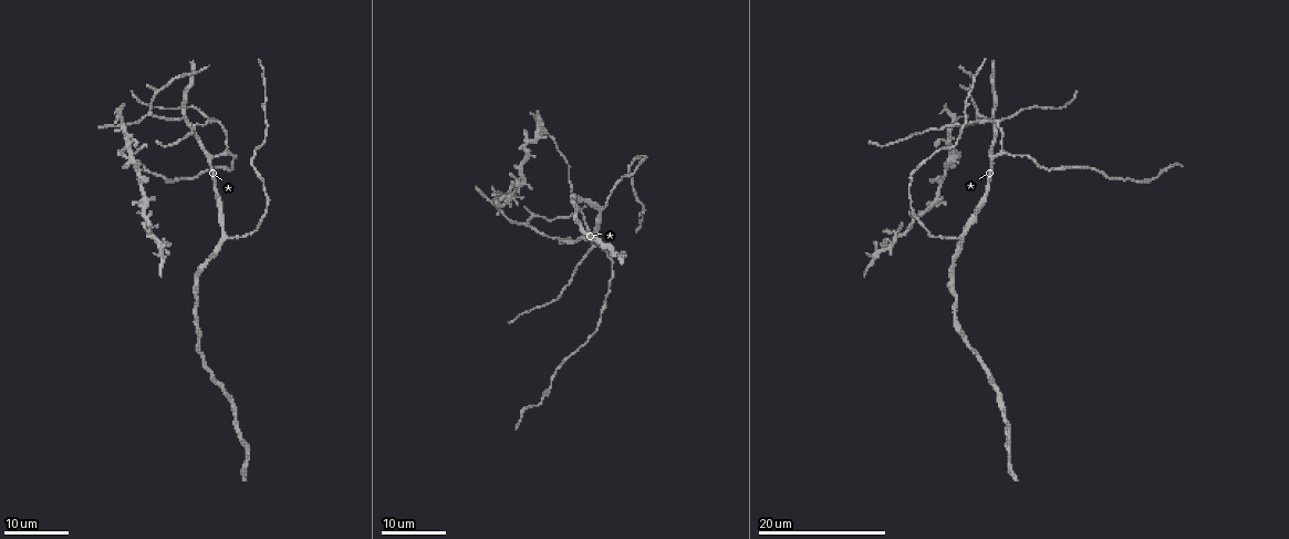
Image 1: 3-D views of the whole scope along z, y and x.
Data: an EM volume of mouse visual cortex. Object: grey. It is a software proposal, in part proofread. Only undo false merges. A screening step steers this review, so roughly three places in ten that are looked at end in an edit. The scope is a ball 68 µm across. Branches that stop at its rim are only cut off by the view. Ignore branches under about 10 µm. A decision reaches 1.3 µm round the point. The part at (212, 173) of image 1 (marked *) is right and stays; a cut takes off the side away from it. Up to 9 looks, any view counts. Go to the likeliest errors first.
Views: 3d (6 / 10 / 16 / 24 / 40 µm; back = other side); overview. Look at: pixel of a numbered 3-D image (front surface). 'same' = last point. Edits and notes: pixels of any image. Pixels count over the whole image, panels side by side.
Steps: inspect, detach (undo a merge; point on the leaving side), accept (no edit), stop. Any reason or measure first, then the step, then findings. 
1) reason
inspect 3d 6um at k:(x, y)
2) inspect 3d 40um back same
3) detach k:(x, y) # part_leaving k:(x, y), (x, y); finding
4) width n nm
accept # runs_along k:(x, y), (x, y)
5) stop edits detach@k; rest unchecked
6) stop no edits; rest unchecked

three arms meet
inspect 3d 24um at 1:(997, 122)

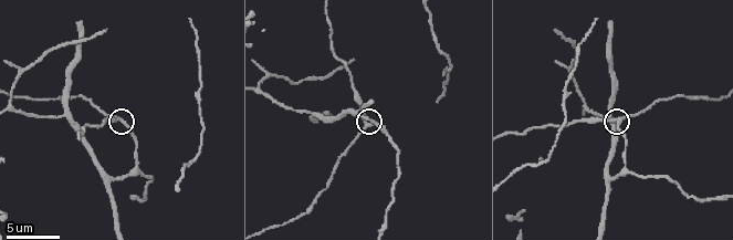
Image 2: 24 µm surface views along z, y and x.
zoom in
inspect 3d 6um at 2:(365, 125)

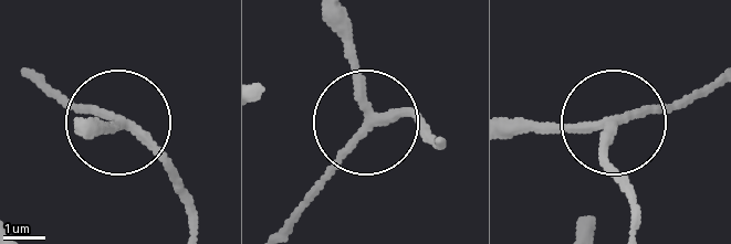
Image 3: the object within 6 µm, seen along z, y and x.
arms 3
accept # runs_along 3:(441, 138), (399, 117), (372, 120), (286, 219); continuous, no second neuron

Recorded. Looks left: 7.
arms part here
inspect 3d 16um at 1:(603, 205)

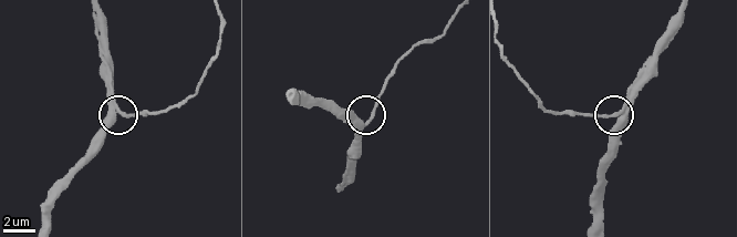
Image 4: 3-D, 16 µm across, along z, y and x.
inspect 3d 6um at 4:(620, 114)

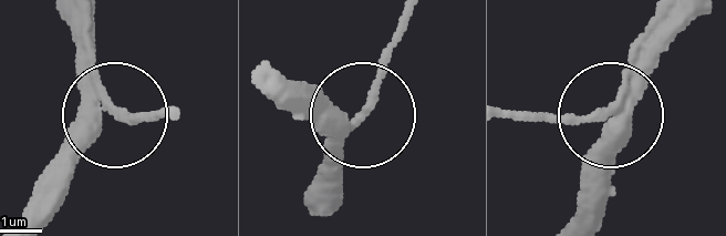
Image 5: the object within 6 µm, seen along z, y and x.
arms 3
accept # runs_along 5:(62, 16), (91, 90), (123, 122), (154, 122); one neuron here

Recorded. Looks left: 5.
arms part here
inspect 3d 16um at 2:(137, 164)

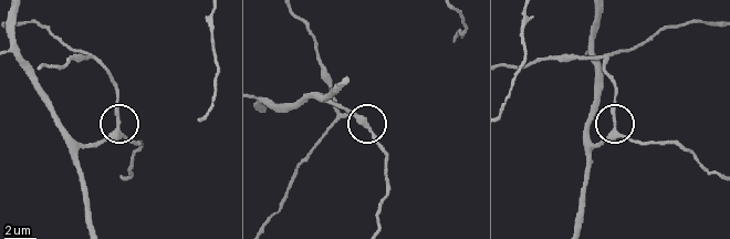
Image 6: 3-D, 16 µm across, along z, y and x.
side_arm 31 um
accept # runs_along 6:(582, 184), (587, 157), (614, 122), (614, 83); continuous, no second neuron

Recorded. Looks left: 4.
thick turns thin
inspect 3d 16um at 2:(438, 50)

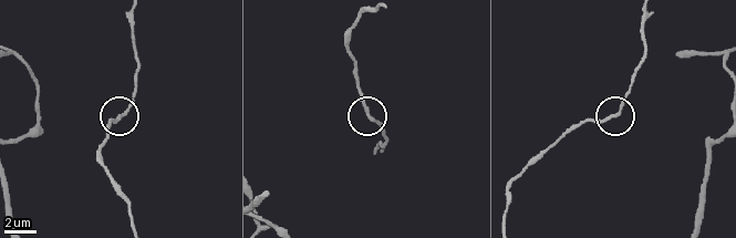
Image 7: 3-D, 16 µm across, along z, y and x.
accept # continuous, no second neuron

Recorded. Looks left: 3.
stop no edits; rest unchecked

